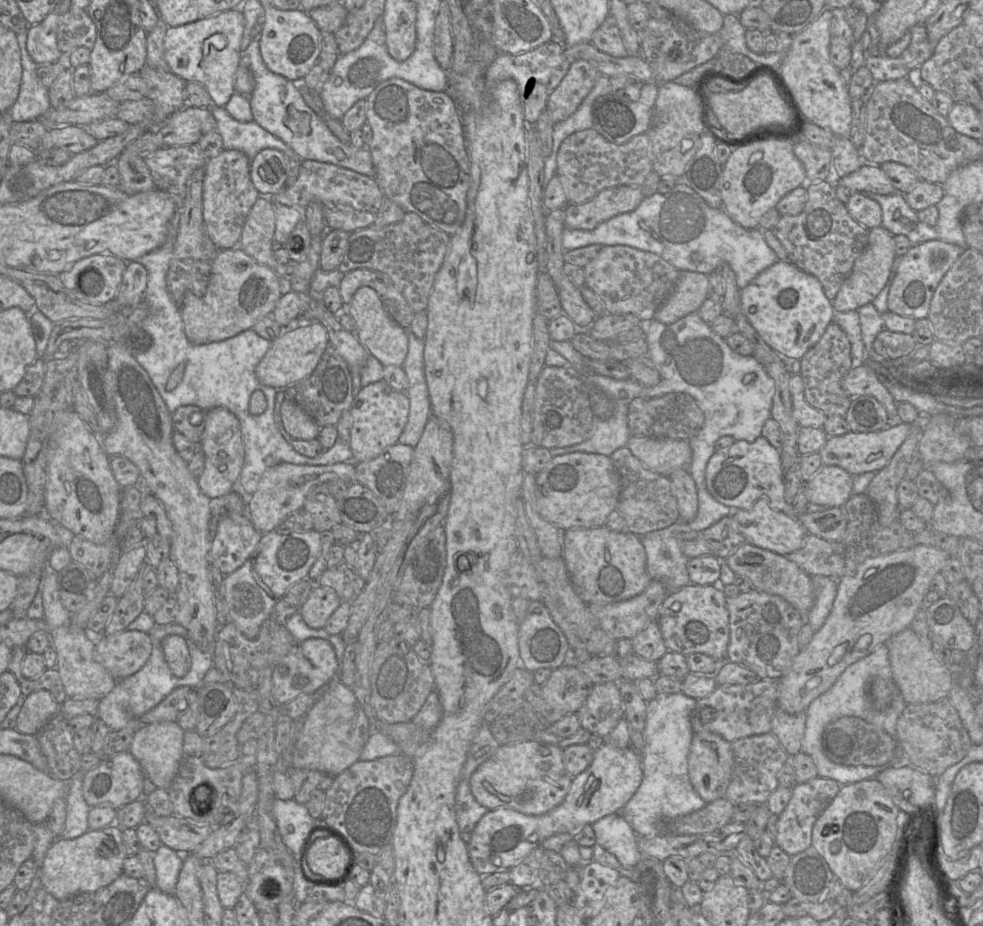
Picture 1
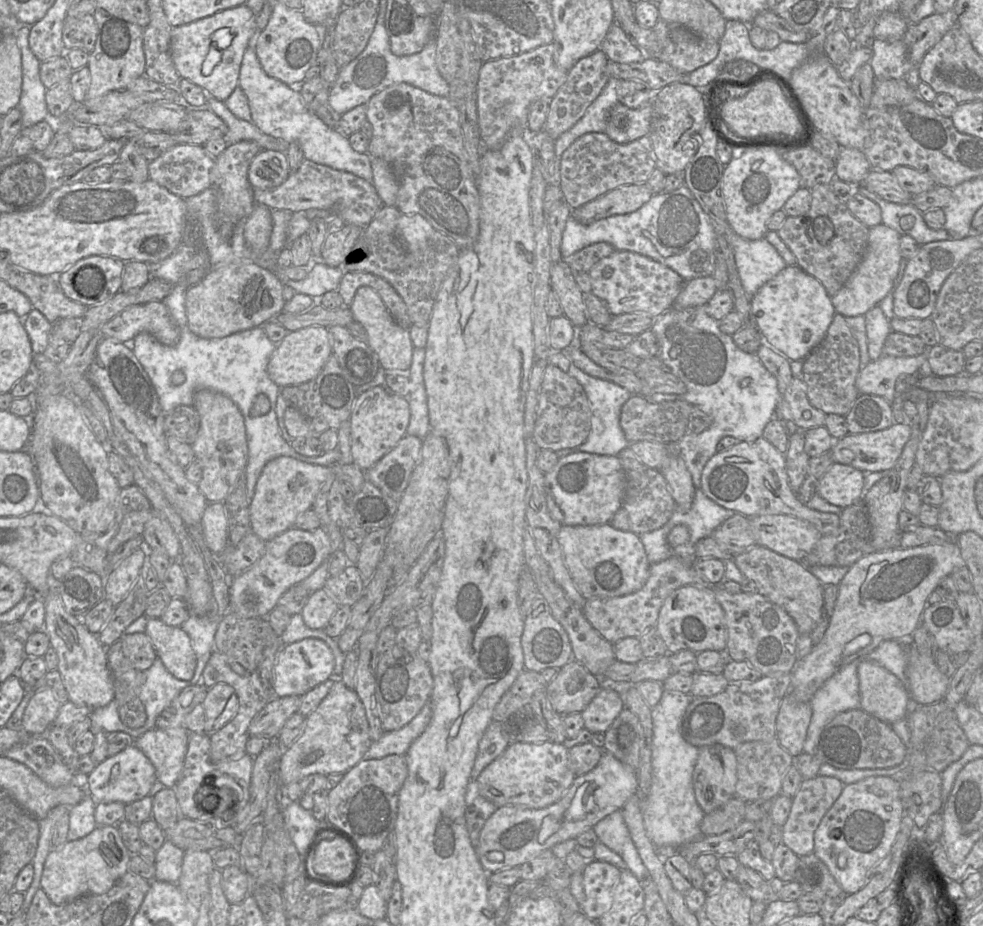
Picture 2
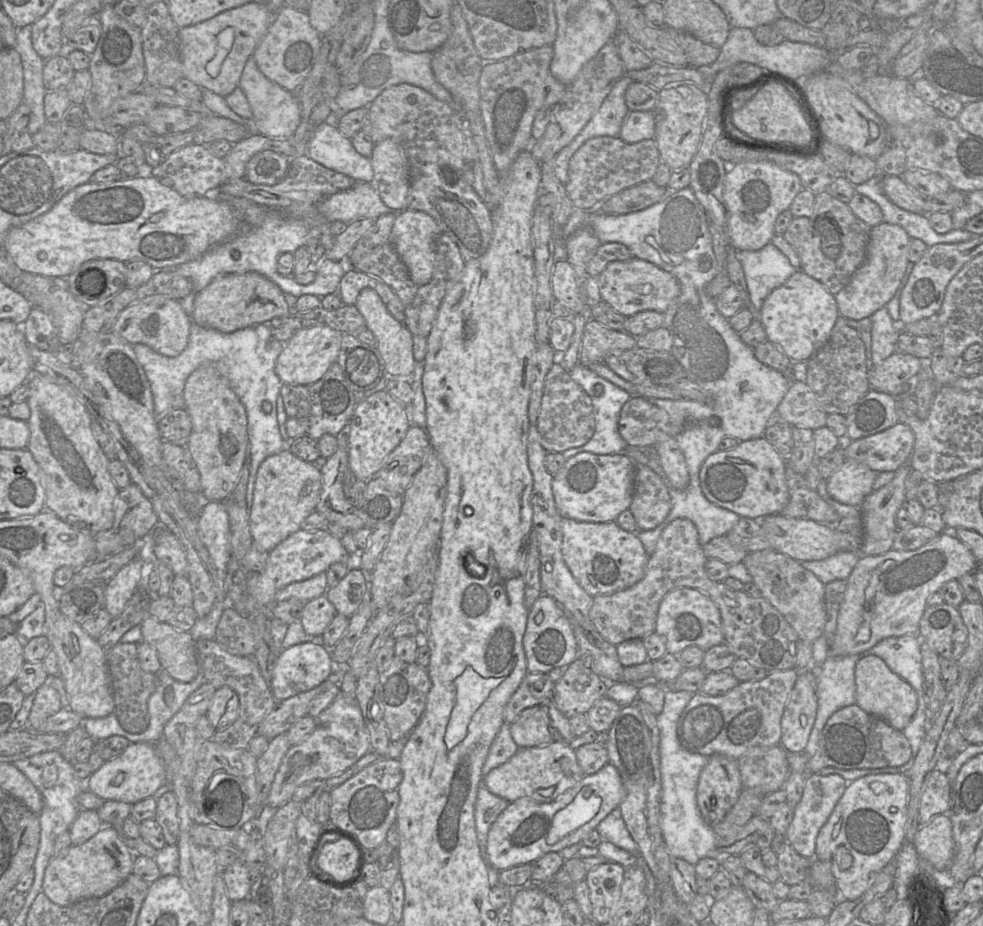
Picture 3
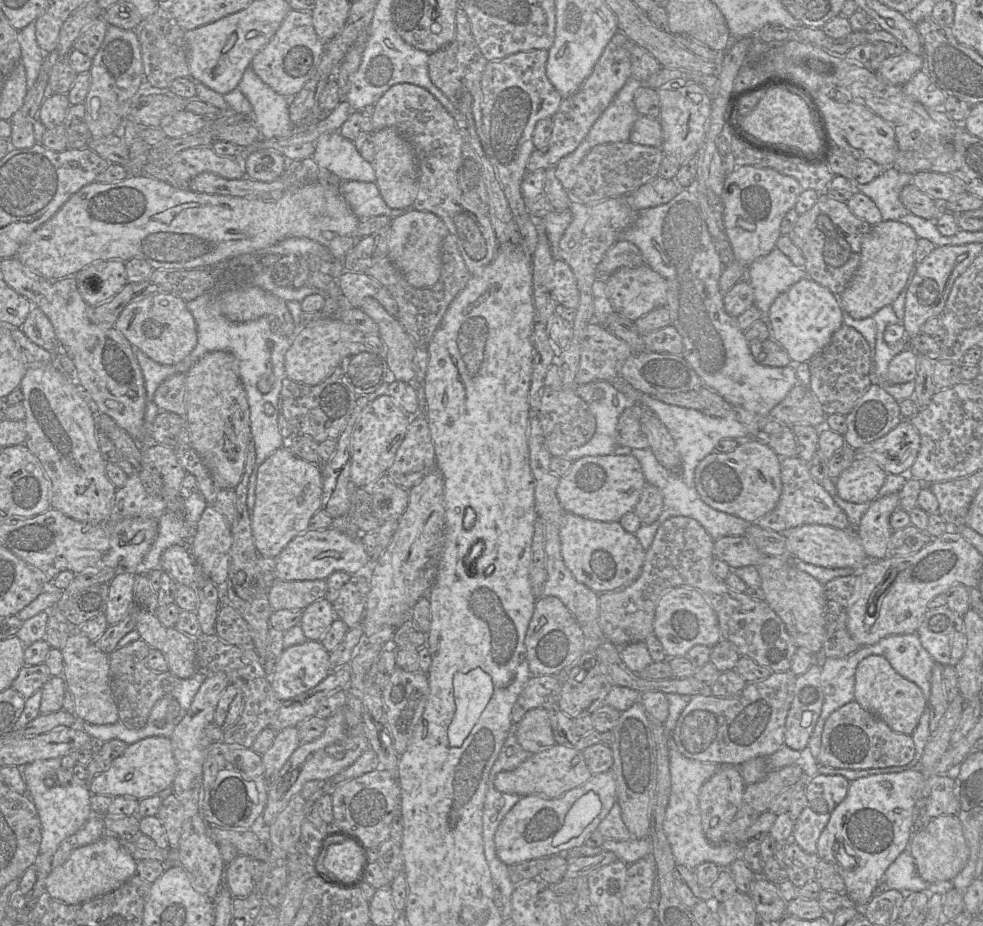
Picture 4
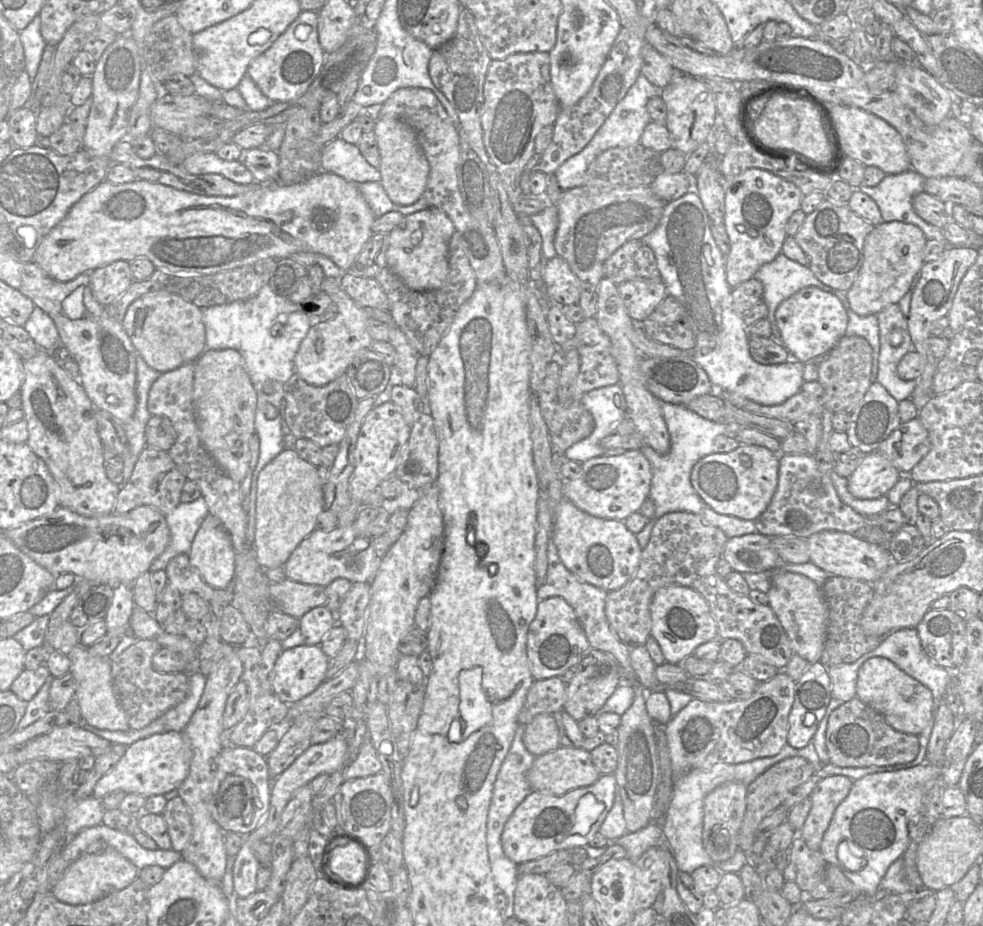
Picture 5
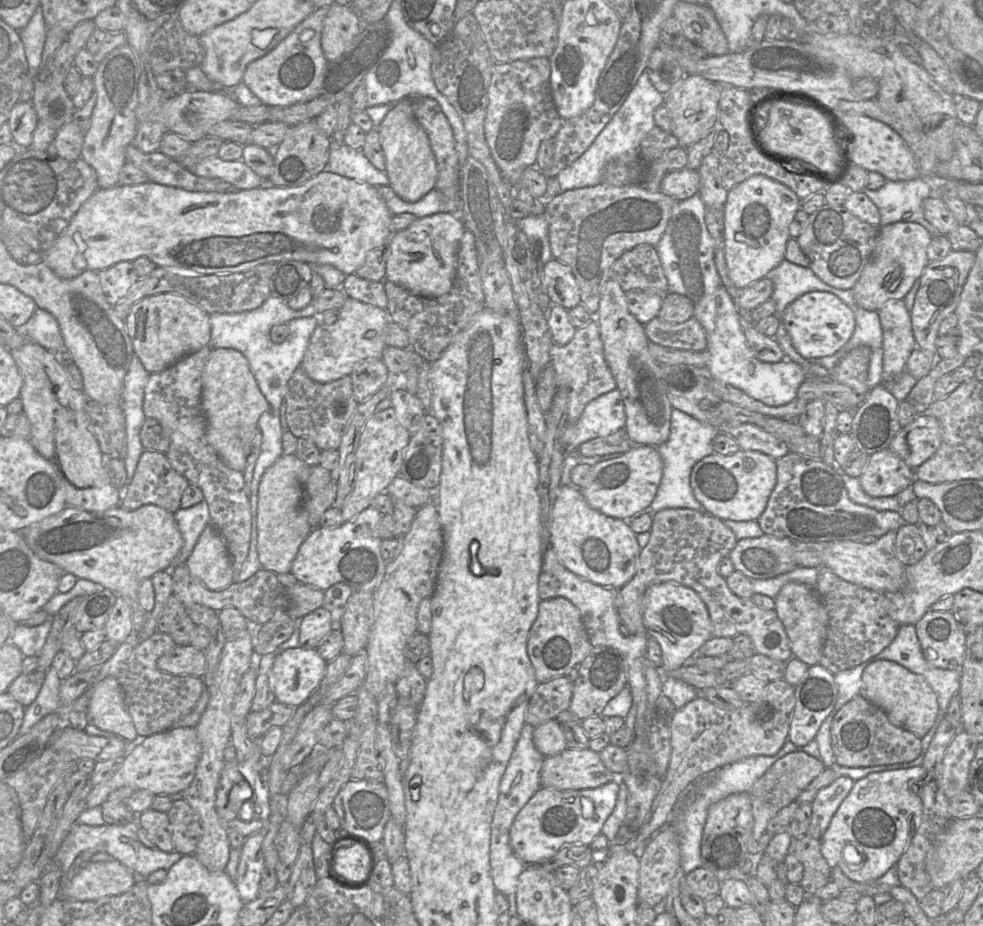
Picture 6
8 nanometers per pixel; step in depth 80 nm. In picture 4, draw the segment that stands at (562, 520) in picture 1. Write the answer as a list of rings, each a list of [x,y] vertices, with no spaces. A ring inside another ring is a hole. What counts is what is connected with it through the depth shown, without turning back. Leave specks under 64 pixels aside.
[[[632,454],[585,456],[572,462],[565,476],[559,479],[557,496],[566,513],[601,522],[617,522],[623,515],[634,510],[647,481],[639,461]]]

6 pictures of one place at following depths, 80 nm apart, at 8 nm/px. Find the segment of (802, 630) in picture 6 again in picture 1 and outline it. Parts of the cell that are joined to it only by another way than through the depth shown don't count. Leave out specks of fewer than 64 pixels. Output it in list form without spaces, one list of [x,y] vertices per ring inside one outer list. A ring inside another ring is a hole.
[[[744,543],[733,551],[726,562],[730,569],[737,575],[748,579],[753,588],[773,595],[779,595],[791,603],[806,619],[815,600],[815,592],[811,576],[803,571],[796,563],[784,555],[762,549],[753,544]]]

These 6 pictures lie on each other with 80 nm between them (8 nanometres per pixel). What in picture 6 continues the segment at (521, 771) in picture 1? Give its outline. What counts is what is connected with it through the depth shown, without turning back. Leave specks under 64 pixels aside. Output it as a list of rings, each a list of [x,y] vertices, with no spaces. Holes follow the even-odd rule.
[[[567,747],[556,755],[544,758],[540,779],[541,787],[553,787],[561,791],[566,791],[596,788],[613,780],[618,781],[618,775],[620,774],[611,772],[602,763],[599,753],[590,748],[574,749]]]

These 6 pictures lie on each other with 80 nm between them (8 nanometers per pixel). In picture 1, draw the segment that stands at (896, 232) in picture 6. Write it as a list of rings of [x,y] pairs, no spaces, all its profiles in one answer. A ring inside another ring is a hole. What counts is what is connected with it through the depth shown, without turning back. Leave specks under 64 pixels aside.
[[[881,225],[869,230],[868,243],[854,262],[854,266],[843,281],[836,297],[832,300],[836,312],[857,310],[863,305],[872,303],[886,285],[893,261],[896,257],[893,234]]]

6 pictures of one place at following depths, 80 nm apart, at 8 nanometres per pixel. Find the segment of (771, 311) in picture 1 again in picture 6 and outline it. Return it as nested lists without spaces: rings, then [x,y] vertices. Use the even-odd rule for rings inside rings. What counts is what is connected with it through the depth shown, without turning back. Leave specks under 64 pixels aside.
[[[827,291],[803,294],[786,307],[783,318],[794,348],[807,360],[833,355],[848,342],[855,329],[853,311],[839,297]]]

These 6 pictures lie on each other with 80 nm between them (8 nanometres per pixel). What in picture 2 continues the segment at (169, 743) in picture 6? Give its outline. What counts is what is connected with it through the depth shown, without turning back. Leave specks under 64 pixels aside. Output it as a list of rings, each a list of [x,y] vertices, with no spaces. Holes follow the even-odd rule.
[[[135,745],[109,756],[88,774],[89,794],[96,802],[121,802],[125,805],[147,796],[158,781],[152,762]]]

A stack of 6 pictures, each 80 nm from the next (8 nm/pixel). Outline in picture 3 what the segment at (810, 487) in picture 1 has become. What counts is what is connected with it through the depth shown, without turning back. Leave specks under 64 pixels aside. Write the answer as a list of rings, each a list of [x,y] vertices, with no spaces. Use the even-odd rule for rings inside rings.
[[[847,459],[828,479],[827,491],[836,501],[860,507],[880,472],[852,459]]]

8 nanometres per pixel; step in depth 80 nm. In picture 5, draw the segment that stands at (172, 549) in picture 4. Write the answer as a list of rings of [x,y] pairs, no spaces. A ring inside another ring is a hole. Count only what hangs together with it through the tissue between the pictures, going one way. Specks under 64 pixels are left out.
[[[181,553],[172,558],[166,568],[168,583],[181,595],[193,592],[204,599],[207,604],[224,607],[231,603],[233,593],[229,588],[216,589],[208,585],[198,571],[191,565],[188,554]]]

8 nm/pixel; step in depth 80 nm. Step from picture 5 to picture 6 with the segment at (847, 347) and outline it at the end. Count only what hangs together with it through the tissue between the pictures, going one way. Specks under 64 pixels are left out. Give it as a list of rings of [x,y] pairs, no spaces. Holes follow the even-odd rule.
[[[868,346],[854,348],[828,371],[829,378],[850,387],[856,394],[865,396],[870,390],[867,384],[870,355],[871,350]]]

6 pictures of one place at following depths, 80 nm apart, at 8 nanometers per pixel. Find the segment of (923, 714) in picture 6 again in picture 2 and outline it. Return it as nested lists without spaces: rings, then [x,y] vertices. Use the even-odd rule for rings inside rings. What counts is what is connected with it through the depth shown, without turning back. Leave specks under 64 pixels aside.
[[[872,660],[862,661],[857,672],[860,709],[888,724],[906,716],[910,696],[899,678]]]

